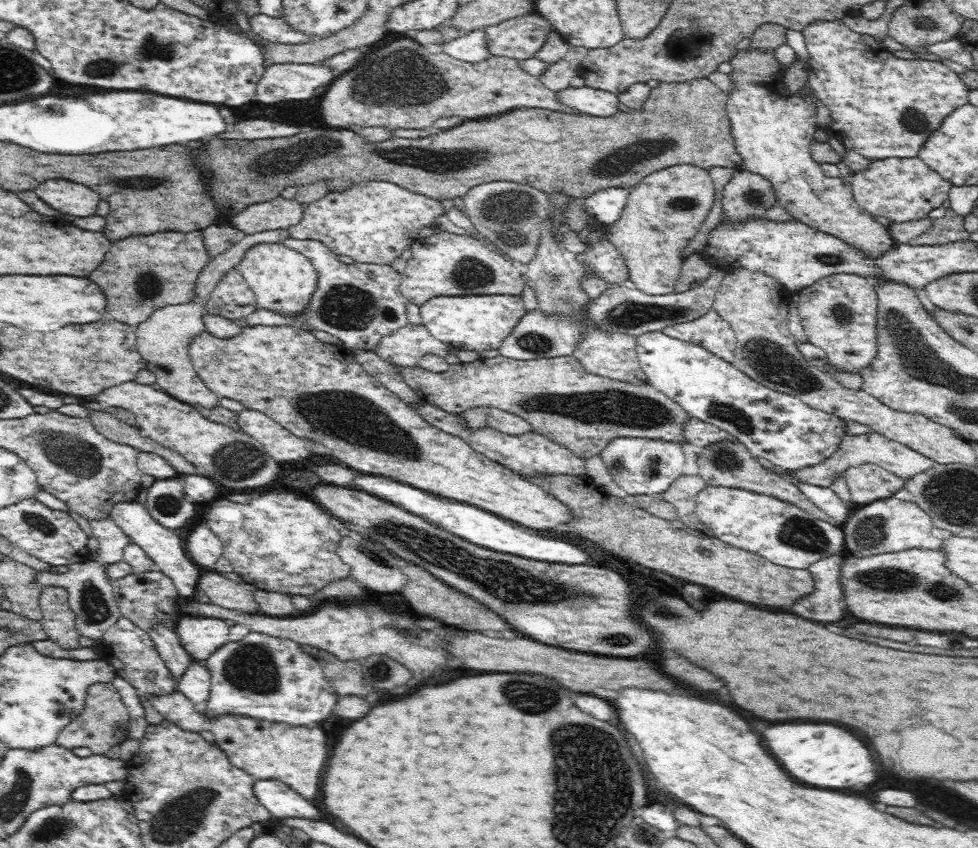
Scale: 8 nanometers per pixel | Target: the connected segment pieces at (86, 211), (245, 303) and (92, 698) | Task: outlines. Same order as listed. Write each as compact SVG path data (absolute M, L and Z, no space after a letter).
M64 179L42 182L40 186L36 186L36 194L60 214L80 218L94 216L101 201L99 195L90 190L89 186Z
M234 268L212 289L204 313L222 315L236 321L258 310L256 295L242 274Z
M94 683L86 694L84 710L60 731L55 745L68 750L88 748L93 754L106 755L107 751L126 738L128 721L127 706L116 688L111 683Z

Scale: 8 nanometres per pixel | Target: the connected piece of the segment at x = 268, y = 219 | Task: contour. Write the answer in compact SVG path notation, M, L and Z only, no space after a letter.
M281 196L273 200L248 206L228 220L228 225L246 234L264 230L287 229L300 222L304 209L296 200L285 200Z

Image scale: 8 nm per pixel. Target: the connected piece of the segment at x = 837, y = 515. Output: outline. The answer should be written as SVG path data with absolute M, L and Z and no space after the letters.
M796 481L795 485L810 499L810 502L816 508L832 517L836 524L846 522L853 511L830 487L809 485L802 481Z

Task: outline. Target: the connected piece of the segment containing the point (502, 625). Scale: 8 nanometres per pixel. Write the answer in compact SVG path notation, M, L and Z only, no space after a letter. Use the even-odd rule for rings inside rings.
M409 564L403 567L402 571L409 579L400 592L402 597L407 599L410 610L417 616L424 616L424 618L432 616L432 618L440 620L443 626L458 628L464 632L472 630L480 630L477 633L484 633L484 630L492 630L503 634L506 630L512 632L512 628L508 626L508 622L502 620L496 612L488 610L486 606L482 606L476 599L446 585L444 581L436 578L432 573L426 572L426 569L418 565ZM476 616L478 618L486 616L486 622L476 620Z

